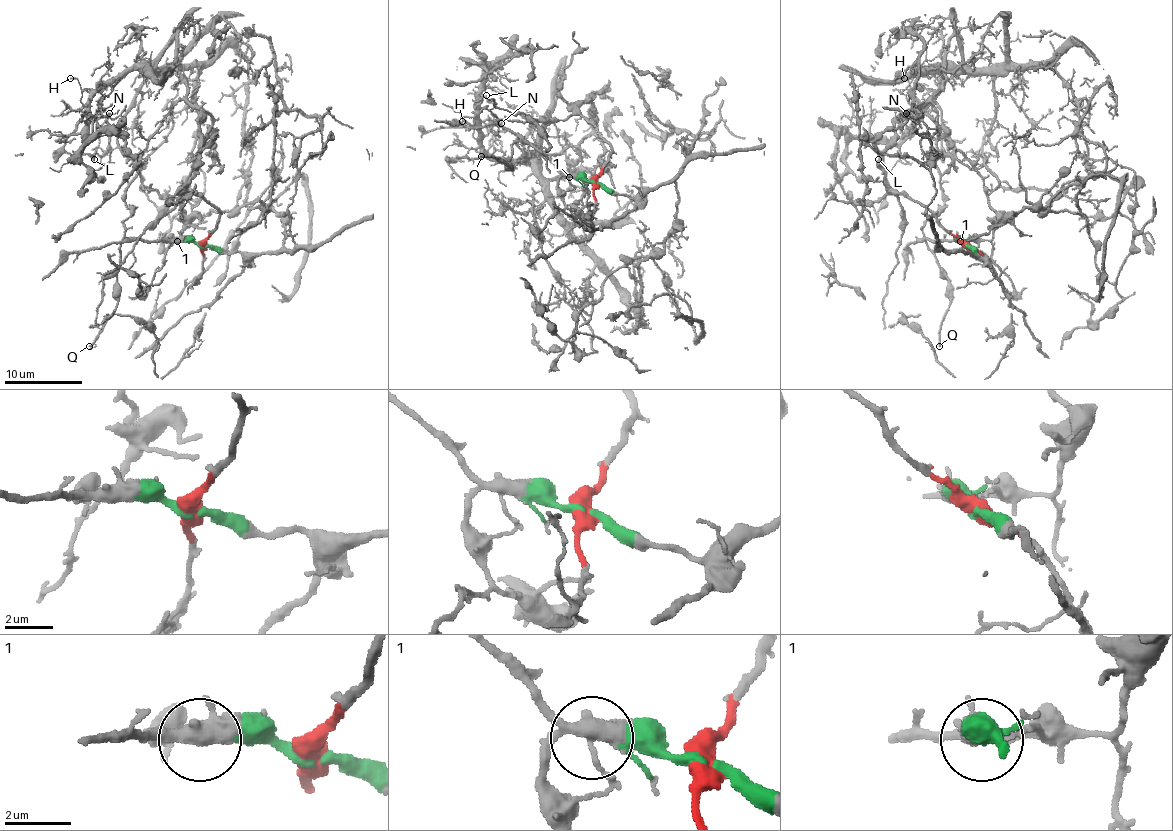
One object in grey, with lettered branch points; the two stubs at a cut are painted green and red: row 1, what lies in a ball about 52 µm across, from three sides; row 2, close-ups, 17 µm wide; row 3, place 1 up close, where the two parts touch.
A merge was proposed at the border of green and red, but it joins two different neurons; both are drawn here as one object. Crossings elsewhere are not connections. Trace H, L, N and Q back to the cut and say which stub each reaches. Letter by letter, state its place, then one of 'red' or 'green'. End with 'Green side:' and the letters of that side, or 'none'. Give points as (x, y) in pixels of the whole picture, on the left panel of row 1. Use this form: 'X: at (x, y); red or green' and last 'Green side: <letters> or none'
H: at (70, 78); red
L: at (94, 159); red
N: at (109, 113); red
Q: at (89, 346); green
Green side: Q

